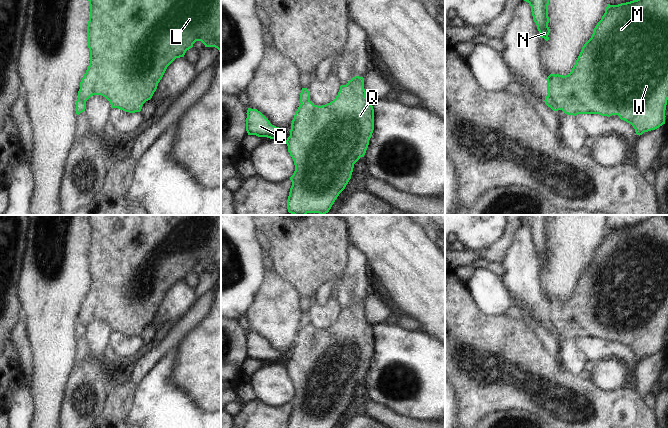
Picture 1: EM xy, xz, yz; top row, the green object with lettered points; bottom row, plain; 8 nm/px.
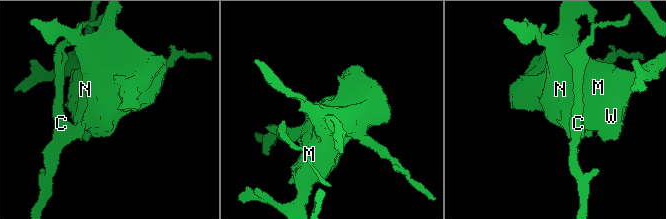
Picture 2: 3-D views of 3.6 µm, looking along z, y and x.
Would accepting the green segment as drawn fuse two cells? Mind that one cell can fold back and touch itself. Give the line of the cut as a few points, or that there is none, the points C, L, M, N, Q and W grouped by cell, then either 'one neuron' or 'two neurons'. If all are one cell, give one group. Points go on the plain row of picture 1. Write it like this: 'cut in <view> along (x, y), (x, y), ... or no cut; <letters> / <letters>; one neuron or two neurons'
cut in yz along (548, 319), (560, 333); C / L M N Q W; two neurons

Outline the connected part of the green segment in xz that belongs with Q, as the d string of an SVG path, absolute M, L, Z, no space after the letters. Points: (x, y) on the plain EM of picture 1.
M355 300L348 305L346 309L341 309L340 314L336 322L322 330L314 329L310 324L304 328L300 328L294 342L291 347L290 360L286 364L288 370L288 376L292 381L295 389L295 395L290 401L292 410L290 412L287 428L334 428L339 418L345 413L353 396L354 388L361 382L364 381L366 374L369 369L369 364L374 354L374 333L372 330L373 326L366 321L366 315L364 313L364 302Z

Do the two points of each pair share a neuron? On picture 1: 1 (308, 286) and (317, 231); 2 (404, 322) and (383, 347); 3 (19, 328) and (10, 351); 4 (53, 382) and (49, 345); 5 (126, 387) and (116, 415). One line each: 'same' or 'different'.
1: same
2: different
3: different
4: same
5: same

